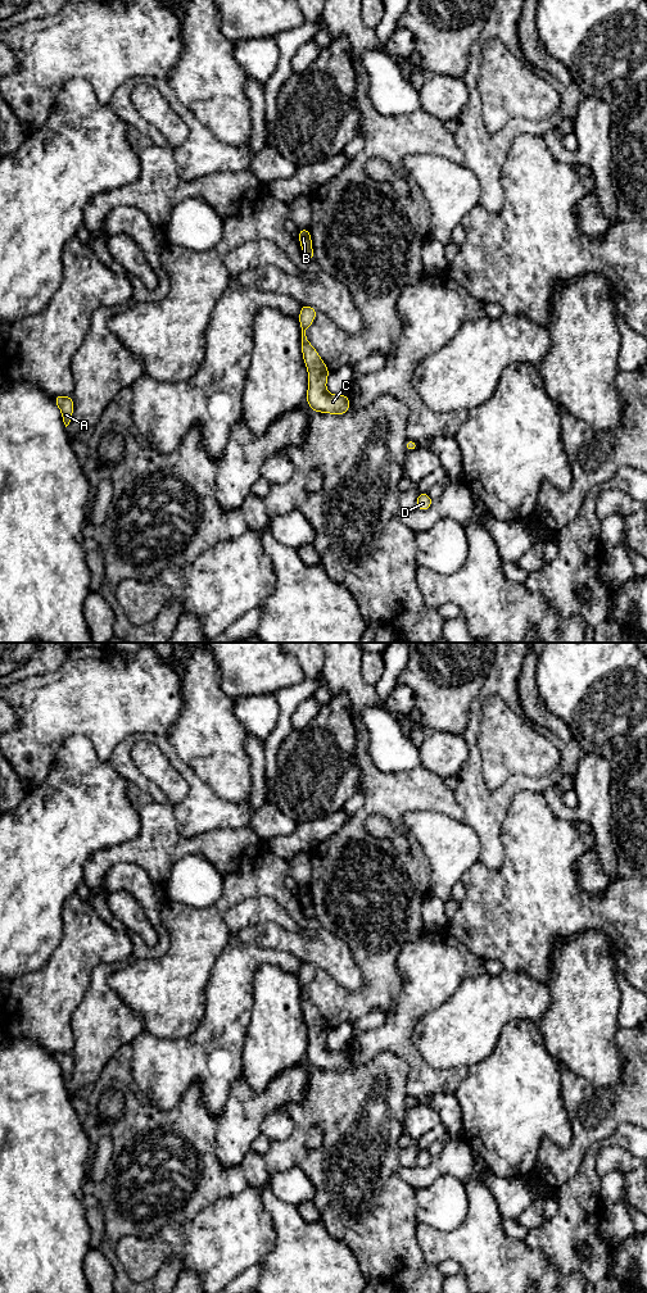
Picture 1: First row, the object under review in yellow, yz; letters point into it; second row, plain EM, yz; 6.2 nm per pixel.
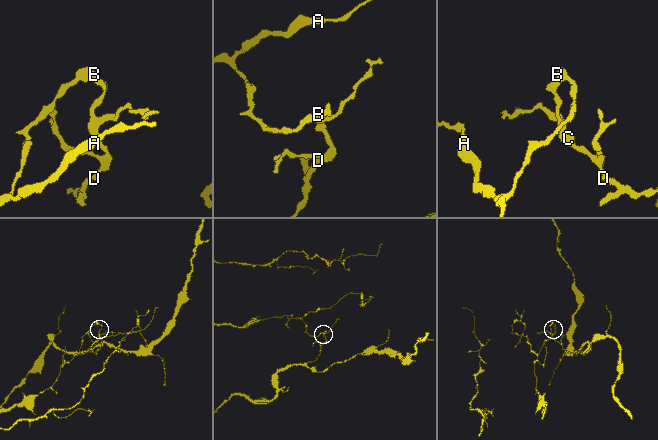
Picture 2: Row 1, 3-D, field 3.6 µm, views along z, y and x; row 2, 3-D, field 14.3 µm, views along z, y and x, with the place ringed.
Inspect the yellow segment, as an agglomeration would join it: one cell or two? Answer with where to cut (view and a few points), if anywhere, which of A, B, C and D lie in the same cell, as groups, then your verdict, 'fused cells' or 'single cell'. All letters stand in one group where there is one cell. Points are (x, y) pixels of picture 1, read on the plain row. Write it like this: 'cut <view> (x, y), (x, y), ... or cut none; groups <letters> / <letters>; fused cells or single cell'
cut yz (303, 906), (311, 907); groups A B / C D; fused cells

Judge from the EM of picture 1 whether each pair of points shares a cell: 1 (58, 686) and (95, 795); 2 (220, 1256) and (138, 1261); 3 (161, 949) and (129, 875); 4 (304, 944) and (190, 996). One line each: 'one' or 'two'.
1: two
2: one
3: one
4: one

